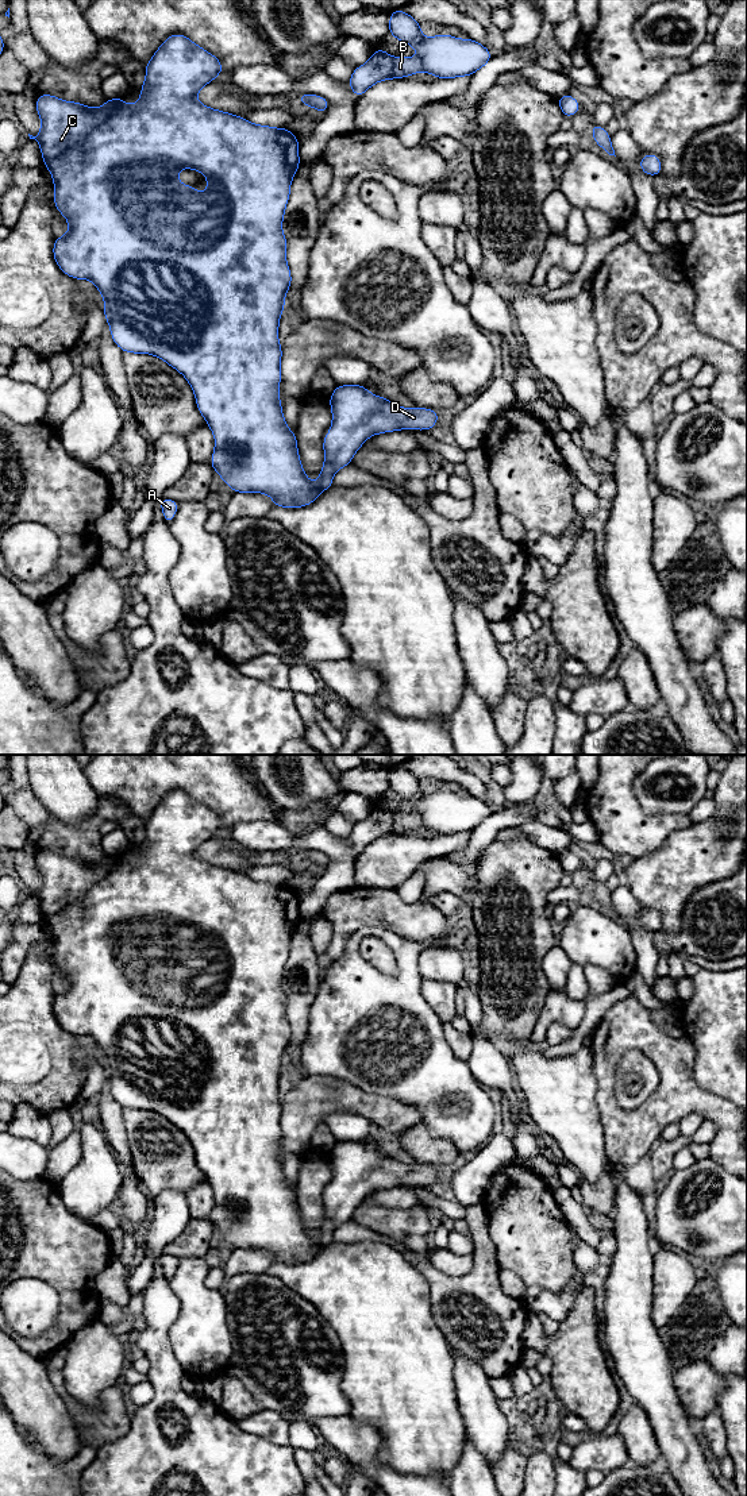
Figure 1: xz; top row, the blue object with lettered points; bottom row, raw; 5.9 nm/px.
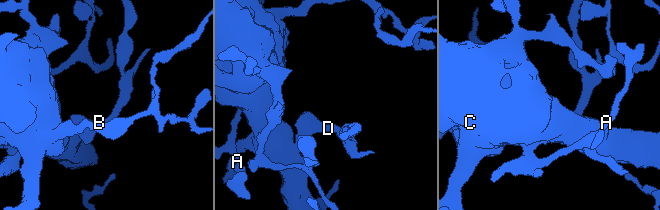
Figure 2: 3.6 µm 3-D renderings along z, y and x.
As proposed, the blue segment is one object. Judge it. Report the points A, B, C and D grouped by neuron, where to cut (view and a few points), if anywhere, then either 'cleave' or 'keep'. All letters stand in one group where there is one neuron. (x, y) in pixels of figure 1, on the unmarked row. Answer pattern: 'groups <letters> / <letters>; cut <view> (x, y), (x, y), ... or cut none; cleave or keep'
groups A B C D; cut none; keep

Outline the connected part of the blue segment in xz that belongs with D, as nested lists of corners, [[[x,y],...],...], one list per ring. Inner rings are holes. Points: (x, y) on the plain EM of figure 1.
[[[172,790],[145,822],[146,836],[140,841],[140,853],[132,863],[123,853],[105,855],[103,863],[91,864],[82,859],[65,857],[49,849],[39,851],[35,856],[35,864],[42,876],[42,883],[36,892],[30,890],[28,892],[35,895],[41,903],[43,922],[50,926],[54,938],[54,963],[66,973],[69,982],[69,988],[65,992],[54,994],[53,1013],[57,1022],[70,1034],[89,1036],[96,1041],[104,1054],[103,1068],[109,1080],[112,1096],[123,1108],[150,1110],[165,1117],[185,1133],[196,1153],[196,1164],[213,1190],[215,1206],[209,1219],[223,1238],[234,1249],[263,1249],[273,1254],[273,1262],[296,1265],[313,1260],[324,1246],[332,1244],[334,1230],[351,1221],[354,1211],[370,1192],[400,1185],[428,1187],[438,1180],[439,1169],[428,1164],[408,1165],[400,1163],[385,1153],[371,1150],[365,1141],[336,1141],[328,1154],[332,1179],[328,1184],[330,1190],[323,1194],[324,1221],[316,1239],[308,1235],[301,1222],[296,1190],[286,1181],[280,1157],[282,1102],[278,1098],[278,1083],[281,1069],[285,1065],[285,1052],[292,1042],[292,1029],[286,1018],[288,998],[282,988],[282,978],[290,953],[292,934],[301,921],[300,897],[286,883],[253,880],[242,872],[199,859],[196,851],[207,840],[216,836],[223,826],[223,820],[213,810],[197,802],[186,791]],[[184,924],[207,930],[205,940],[209,942],[203,951],[197,948],[196,942],[184,941],[177,936],[177,929]]]

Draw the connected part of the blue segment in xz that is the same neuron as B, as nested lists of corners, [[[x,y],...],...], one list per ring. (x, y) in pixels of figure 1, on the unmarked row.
[[[403,766],[390,767],[389,791],[415,802],[417,814],[392,813],[380,802],[366,820],[353,826],[347,837],[357,856],[380,837],[405,834],[420,826],[439,836],[473,832],[493,813],[492,807],[471,794],[459,795],[448,790],[424,794],[419,776]]]

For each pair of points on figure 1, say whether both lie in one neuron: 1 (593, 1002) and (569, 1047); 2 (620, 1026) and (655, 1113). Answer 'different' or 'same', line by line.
1: same
2: same

